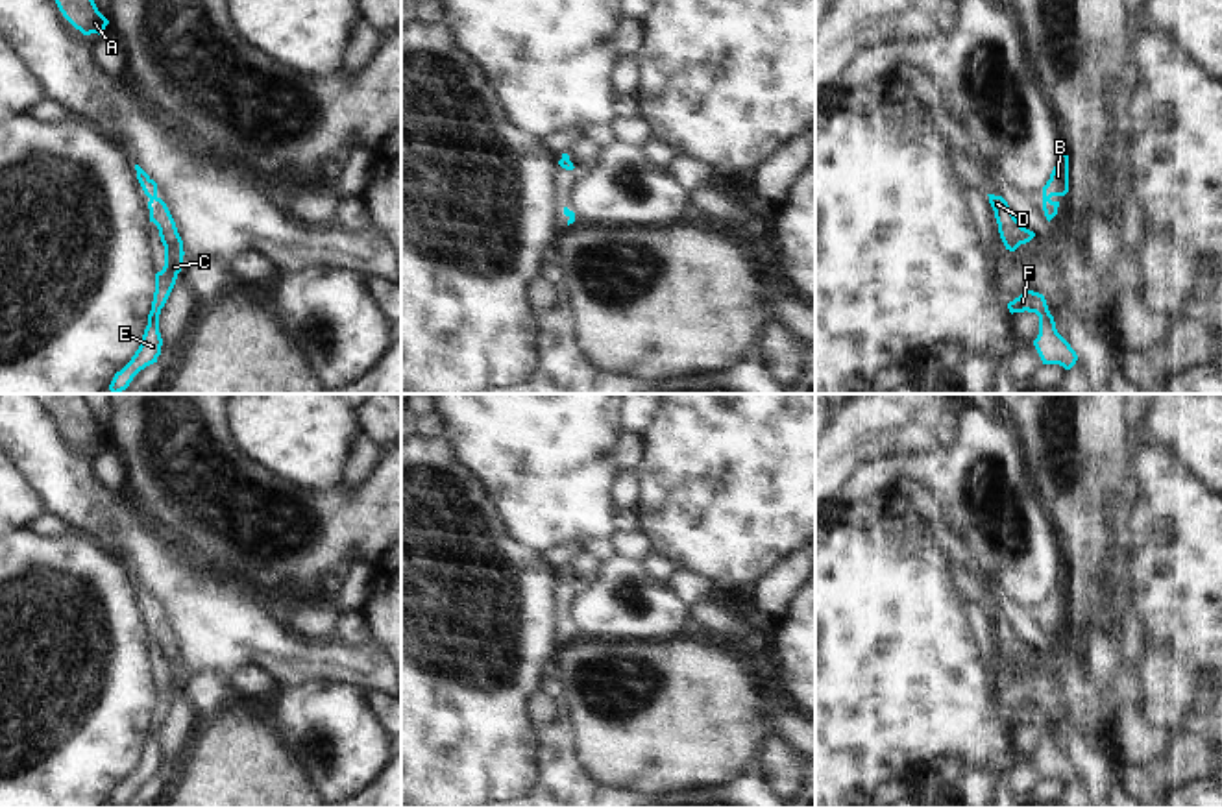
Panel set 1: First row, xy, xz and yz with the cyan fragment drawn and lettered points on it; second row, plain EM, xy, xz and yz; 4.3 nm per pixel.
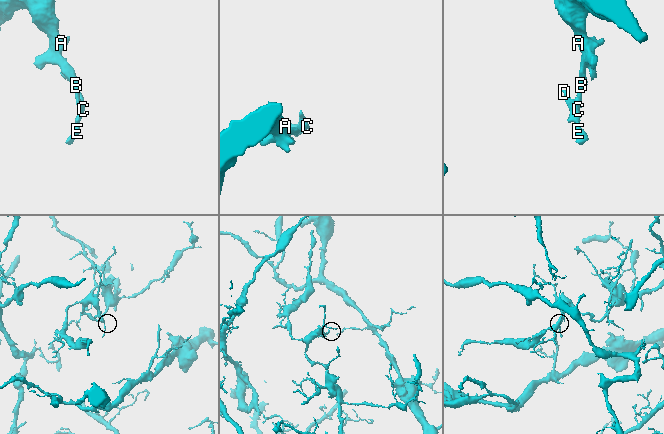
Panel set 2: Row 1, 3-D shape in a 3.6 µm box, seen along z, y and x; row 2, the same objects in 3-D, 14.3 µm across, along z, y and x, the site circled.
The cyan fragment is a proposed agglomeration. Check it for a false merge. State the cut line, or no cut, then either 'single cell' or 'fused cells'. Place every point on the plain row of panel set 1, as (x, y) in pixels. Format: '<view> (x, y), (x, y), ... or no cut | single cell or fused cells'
no cut | single cell

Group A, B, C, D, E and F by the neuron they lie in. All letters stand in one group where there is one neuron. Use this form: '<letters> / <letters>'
A B C D E F

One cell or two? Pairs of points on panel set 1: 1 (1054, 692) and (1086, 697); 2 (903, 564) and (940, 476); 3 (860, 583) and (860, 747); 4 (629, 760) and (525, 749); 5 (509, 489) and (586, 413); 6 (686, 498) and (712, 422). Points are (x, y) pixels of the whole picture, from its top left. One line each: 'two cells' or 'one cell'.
1: one cell
2: two cells
3: one cell
4: two cells
5: one cell
6: one cell

